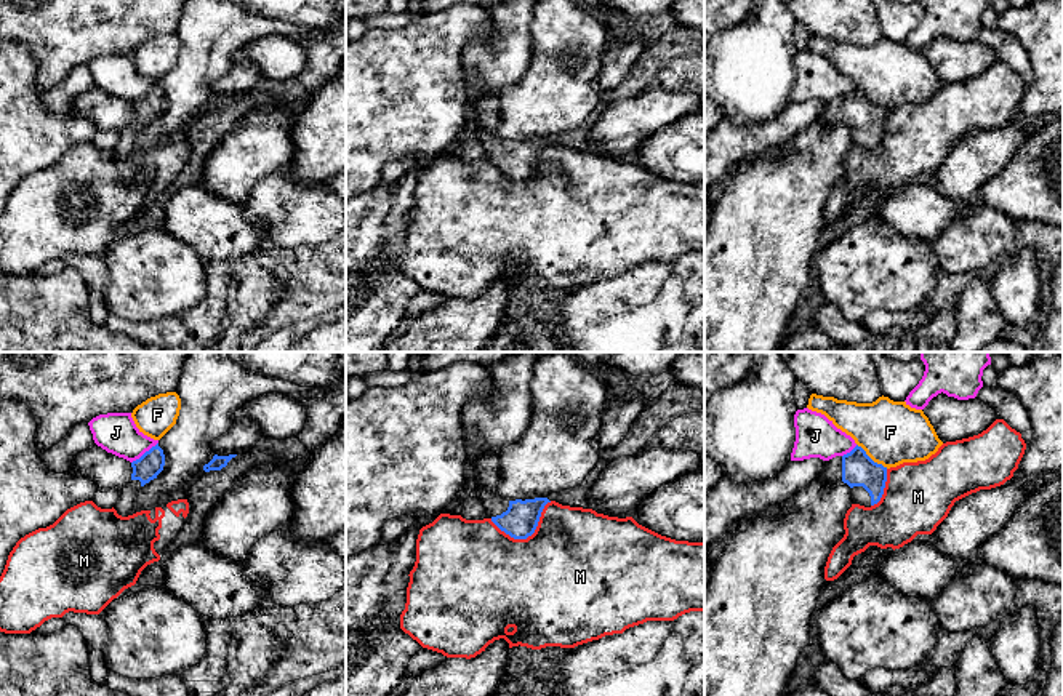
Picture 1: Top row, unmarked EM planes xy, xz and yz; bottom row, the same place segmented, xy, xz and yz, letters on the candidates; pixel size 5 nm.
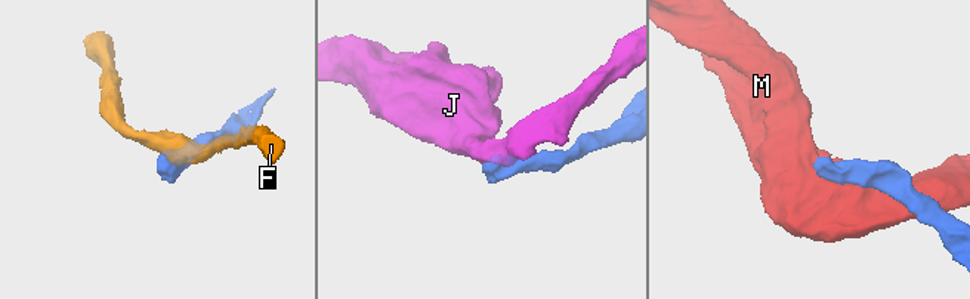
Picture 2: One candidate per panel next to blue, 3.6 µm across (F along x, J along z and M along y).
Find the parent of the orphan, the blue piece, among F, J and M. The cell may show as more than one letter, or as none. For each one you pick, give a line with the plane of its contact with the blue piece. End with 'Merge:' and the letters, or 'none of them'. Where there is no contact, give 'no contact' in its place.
Merge: none of them

